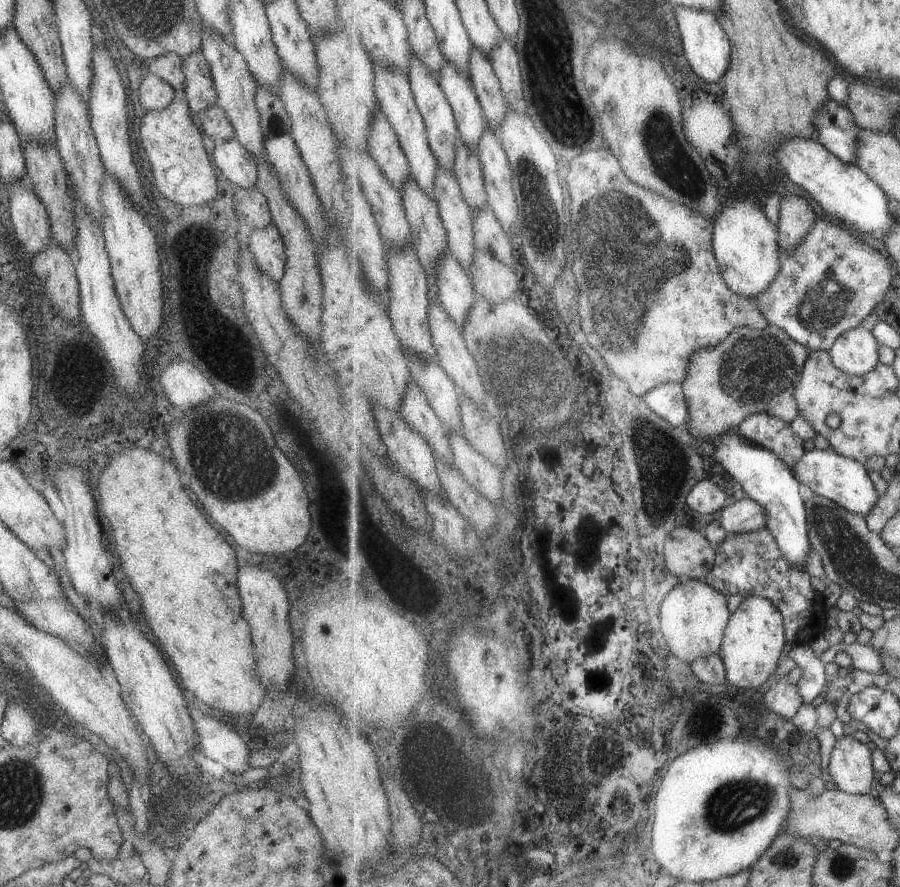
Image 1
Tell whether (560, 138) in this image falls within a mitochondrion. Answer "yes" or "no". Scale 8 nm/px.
yes

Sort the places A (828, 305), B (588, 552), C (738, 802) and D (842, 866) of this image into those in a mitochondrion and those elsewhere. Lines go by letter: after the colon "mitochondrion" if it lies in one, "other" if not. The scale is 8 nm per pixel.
A: mitochondrion
B: other
C: mitochondrion
D: mitochondrion

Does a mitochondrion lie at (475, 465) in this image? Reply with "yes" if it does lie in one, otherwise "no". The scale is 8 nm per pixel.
no

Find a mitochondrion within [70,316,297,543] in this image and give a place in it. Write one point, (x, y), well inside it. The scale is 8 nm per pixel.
(230, 466)

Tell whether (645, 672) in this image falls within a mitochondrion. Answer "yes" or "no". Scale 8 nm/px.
no

